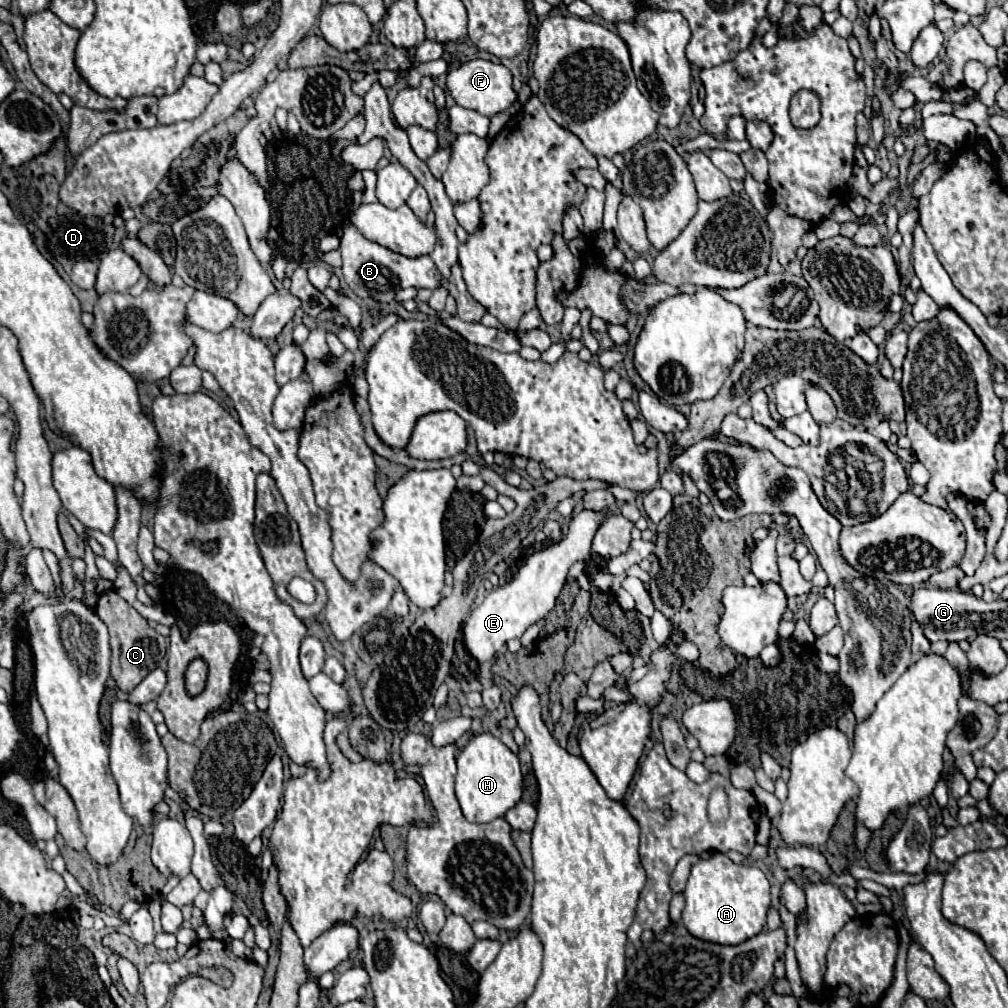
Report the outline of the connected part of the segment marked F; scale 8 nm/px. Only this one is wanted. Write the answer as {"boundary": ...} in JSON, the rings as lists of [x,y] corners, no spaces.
{"boundary":[[[484,59],[466,61],[446,75],[446,91],[452,95],[452,99],[466,109],[474,109],[486,117],[492,117],[500,111],[506,111],[514,101],[516,93],[512,89],[512,73],[502,63],[492,63]]]}

